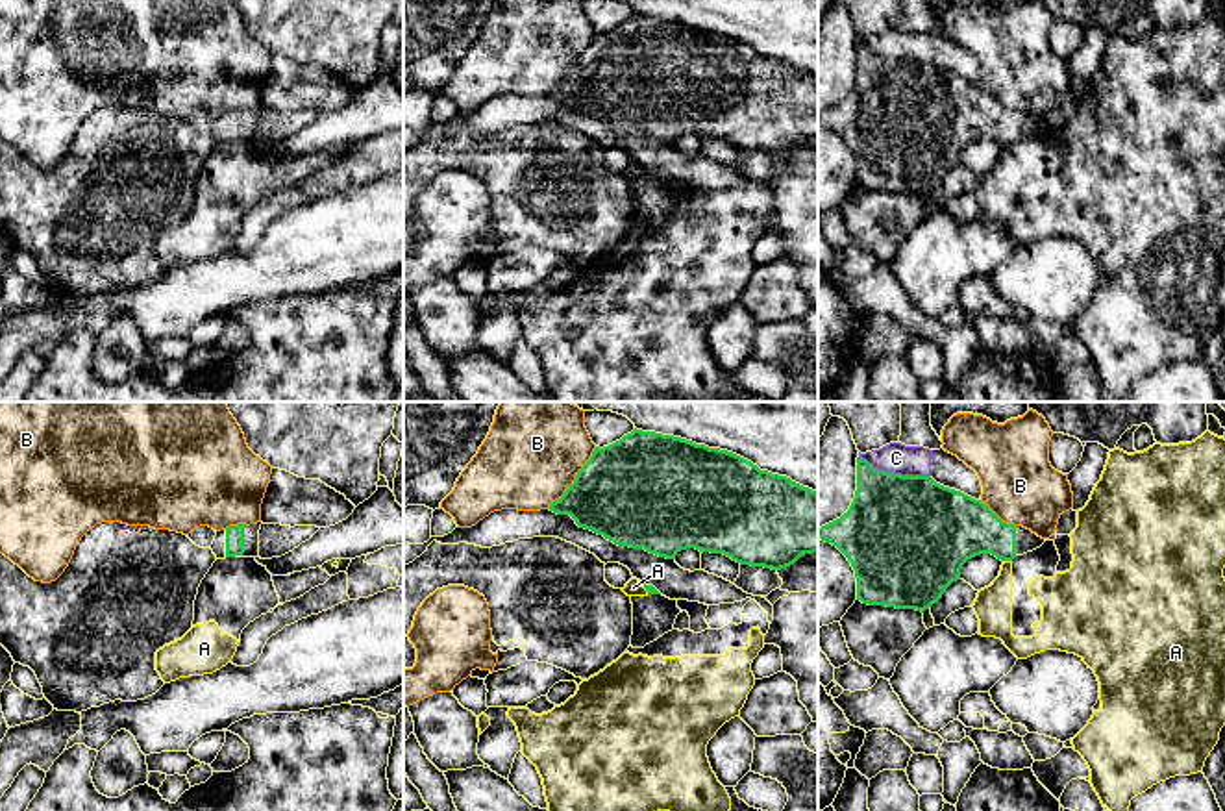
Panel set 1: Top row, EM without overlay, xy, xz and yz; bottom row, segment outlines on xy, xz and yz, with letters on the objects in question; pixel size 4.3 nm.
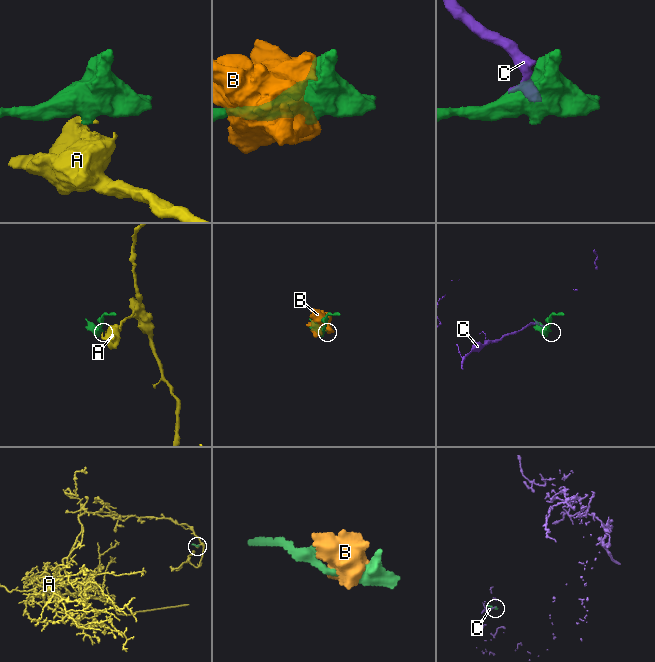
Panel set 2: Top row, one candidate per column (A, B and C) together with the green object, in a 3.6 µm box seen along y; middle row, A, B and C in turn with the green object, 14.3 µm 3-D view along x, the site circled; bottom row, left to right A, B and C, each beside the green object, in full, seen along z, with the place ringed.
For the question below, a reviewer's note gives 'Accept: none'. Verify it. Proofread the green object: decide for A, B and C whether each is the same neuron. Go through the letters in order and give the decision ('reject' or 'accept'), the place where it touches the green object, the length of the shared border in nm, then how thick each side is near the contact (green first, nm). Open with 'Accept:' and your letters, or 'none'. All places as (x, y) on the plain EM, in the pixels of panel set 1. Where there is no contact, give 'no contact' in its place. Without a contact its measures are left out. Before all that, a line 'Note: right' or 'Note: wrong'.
Note: right
Accept: none
A: reject; meets green in yz at (1007, 145); contact 40 nm long; 280 nm thick on the green side, 160 nm on the other
B: reject; meets green in xz at (576, 63); contact 340 nm long; 460 nm thick on the green side, 400 nm on the other
C: reject; meets green in yz at (892, 58); contact 320 nm long; 480 nm thick on the green side, 130 nm on the other

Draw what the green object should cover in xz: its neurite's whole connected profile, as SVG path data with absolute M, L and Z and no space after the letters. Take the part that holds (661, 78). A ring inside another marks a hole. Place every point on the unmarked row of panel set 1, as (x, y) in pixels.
M637 13L609 31L596 31L574 69L548 94L570 100L579 113L603 120L618 131L644 133L666 144L696 133L701 139L724 139L740 150L781 156L801 141L818 137L818 76L761 56L733 37Z

